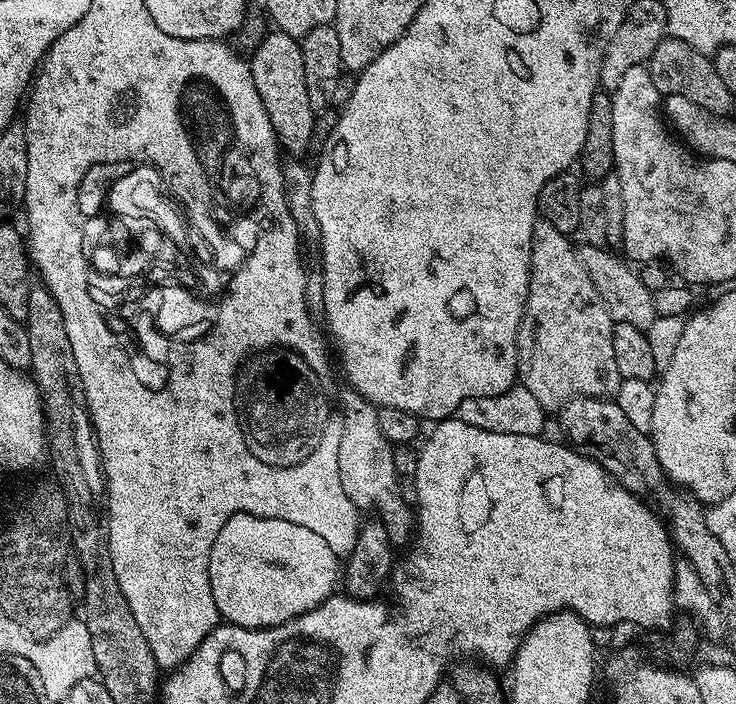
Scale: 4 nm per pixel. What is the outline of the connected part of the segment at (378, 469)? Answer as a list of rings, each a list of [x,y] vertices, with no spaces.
[[[345,387],[340,400],[348,404],[342,409],[344,425],[342,442],[338,446],[338,470],[342,478],[342,490],[354,502],[357,509],[373,508],[375,515],[386,526],[386,534],[393,545],[400,546],[404,539],[414,532],[414,512],[406,501],[400,497],[401,485],[394,466],[393,445],[378,428],[377,405],[369,404],[353,388]]]

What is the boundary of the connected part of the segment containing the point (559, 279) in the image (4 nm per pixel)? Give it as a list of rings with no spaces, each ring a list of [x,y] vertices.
[[[537,219],[532,228],[532,257],[530,258],[530,286],[516,335],[516,370],[519,383],[545,410],[558,410],[568,400],[579,396],[599,396],[608,398],[620,387],[621,374],[618,362],[614,362],[614,338],[612,325],[614,317],[608,305],[598,294],[590,274],[582,266],[577,249],[565,233],[560,232],[550,222]]]

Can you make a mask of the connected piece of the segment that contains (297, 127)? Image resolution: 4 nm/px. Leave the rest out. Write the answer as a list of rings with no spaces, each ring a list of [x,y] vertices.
[[[272,30],[272,33],[253,50],[250,63],[254,86],[258,86],[258,98],[262,98],[262,106],[266,106],[266,114],[276,131],[281,149],[289,157],[303,157],[310,136],[314,133],[318,113],[310,106],[310,94],[306,94],[306,70],[302,67],[299,39],[285,32]]]

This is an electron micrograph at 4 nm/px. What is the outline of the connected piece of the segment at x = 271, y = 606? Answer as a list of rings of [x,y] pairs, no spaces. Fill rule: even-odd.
[[[239,512],[222,526],[210,550],[208,585],[211,601],[217,604],[219,615],[227,623],[237,624],[240,628],[273,628],[306,614],[333,595],[335,584],[337,587],[338,558],[334,550],[330,550],[326,539],[314,534],[314,530],[294,526],[294,522]]]

